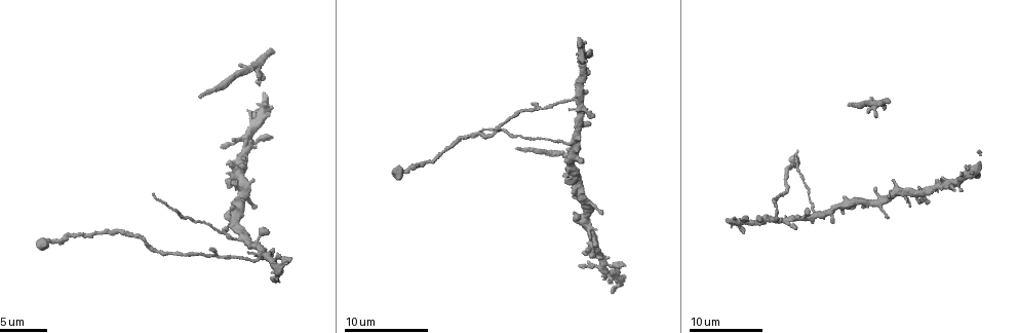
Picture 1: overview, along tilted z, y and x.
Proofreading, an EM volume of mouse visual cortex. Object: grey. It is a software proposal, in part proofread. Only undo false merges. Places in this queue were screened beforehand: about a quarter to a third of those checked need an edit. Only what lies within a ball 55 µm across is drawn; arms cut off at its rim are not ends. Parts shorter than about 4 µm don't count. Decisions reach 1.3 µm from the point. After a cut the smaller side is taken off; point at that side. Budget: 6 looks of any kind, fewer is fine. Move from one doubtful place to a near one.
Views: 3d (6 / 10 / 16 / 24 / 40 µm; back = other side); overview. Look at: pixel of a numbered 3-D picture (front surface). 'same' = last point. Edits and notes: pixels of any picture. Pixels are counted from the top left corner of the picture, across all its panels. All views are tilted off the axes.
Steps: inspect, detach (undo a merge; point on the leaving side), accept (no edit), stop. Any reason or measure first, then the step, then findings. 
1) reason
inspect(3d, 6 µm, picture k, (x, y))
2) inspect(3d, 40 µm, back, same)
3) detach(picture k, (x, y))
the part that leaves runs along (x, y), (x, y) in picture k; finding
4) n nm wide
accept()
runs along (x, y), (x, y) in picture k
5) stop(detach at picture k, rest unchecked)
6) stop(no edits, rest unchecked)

inspect(3d, 10 µm, picture 1, (575, 98))

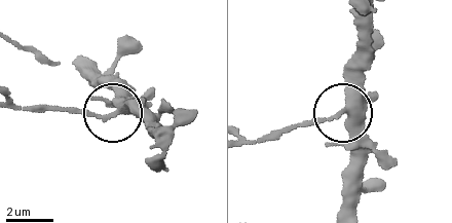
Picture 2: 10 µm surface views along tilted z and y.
detach(picture 2, (66, 107))
the part that leaves runs along (96, 117), (19, 108) in picture 2; a second neuron is stuck on

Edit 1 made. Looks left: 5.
redraw
inspect(overview)

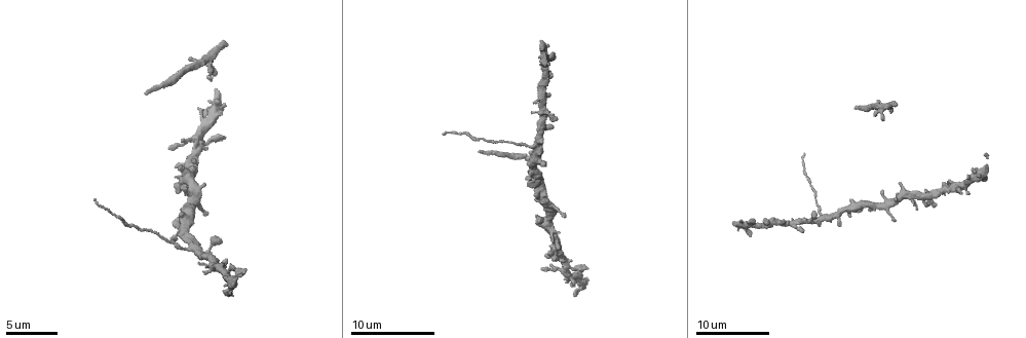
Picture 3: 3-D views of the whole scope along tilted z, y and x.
sudden change in width
inspect(3d, 10 µm, picture 3, (820, 207))

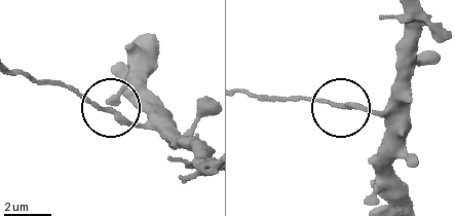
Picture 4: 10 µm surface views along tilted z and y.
inspect(3d, 6 µm, picture 4, (346, 104))

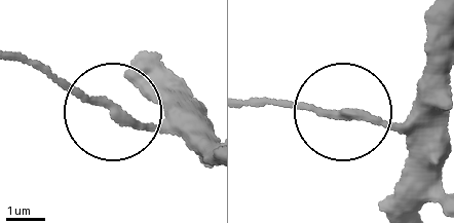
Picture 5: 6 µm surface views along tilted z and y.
210 nm wide
detach(picture 5, (92, 101))
the part that leaves runs along (133, 124), (22, 63) in picture 5; a second neuron is stuck on

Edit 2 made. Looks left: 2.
inspect(3d, 6 µm, picture 3, (189, 172))

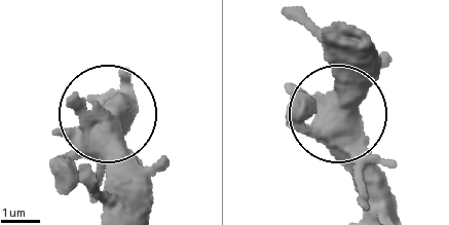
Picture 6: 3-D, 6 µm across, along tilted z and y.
inspect(3d, 6 µm, back, picture 6, (106, 121))

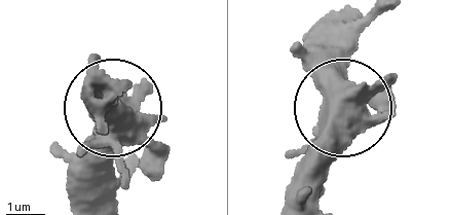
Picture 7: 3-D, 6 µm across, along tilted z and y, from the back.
accept()
runs along (116, 205), (115, 94) in picture 7; all the same neuron

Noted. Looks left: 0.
stop(detach at picture 2, detach at picture 5, rest unchecked)

